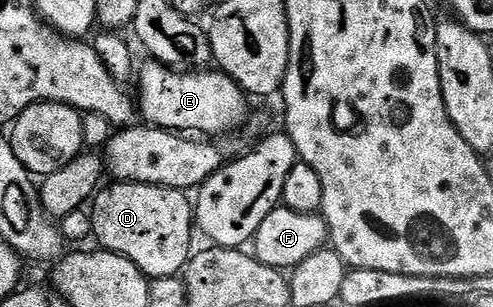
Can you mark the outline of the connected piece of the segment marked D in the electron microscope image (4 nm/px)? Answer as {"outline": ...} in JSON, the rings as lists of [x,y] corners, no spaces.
{"outline":[[[109,183],[109,188],[97,191],[90,204],[92,236],[105,252],[113,252],[138,266],[145,276],[180,276],[191,252],[191,232],[194,227],[194,204],[187,191],[178,188],[163,188],[157,184]]]}

